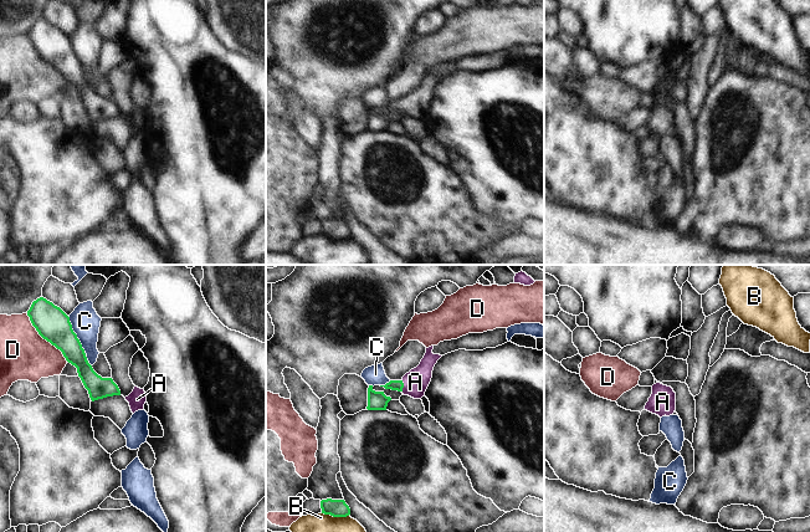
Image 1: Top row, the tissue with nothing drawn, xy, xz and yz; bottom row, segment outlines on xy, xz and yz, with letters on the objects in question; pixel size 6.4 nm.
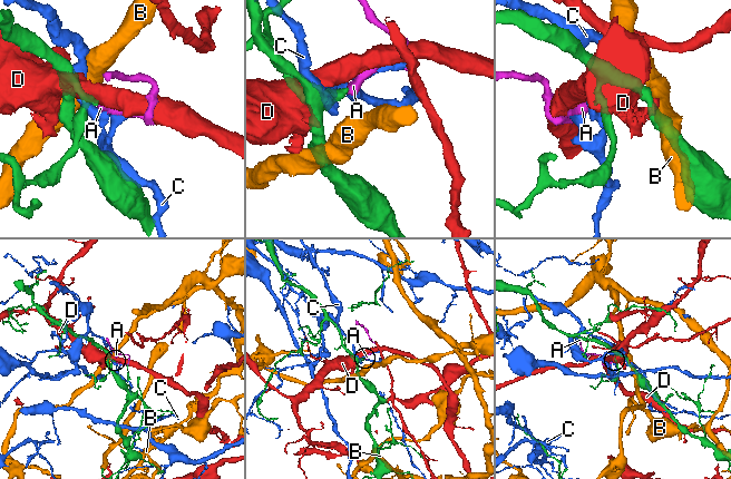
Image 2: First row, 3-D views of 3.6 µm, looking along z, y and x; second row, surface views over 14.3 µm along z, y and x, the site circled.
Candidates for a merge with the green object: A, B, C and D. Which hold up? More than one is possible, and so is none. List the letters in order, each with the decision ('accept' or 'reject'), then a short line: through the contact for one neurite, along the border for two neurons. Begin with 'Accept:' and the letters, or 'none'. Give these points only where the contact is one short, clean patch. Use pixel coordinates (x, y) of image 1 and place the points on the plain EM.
Accept: A
A: accept; line xz (398, 107), (403, 108), (415, 103)
B: reject
C: reject
D: reject

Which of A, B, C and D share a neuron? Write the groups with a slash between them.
A / B / C / D

